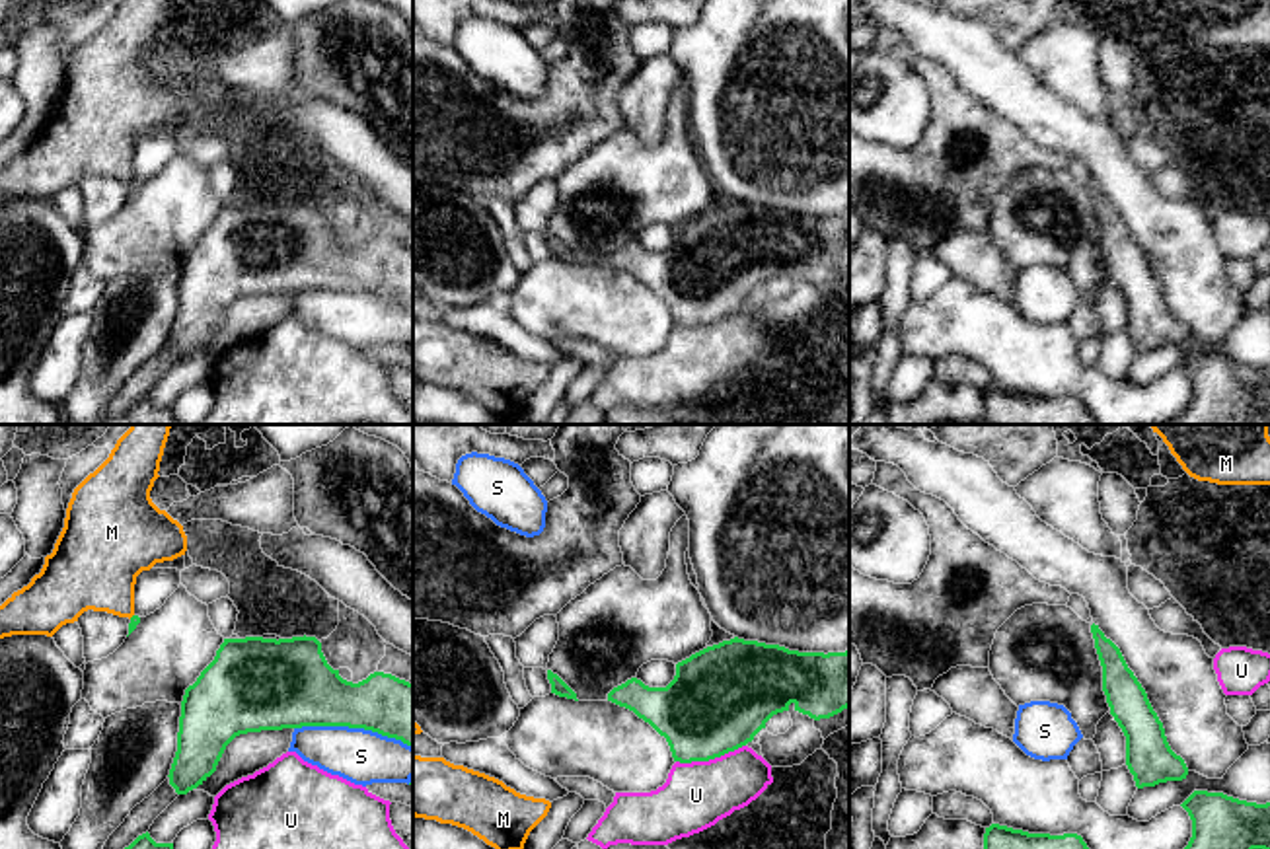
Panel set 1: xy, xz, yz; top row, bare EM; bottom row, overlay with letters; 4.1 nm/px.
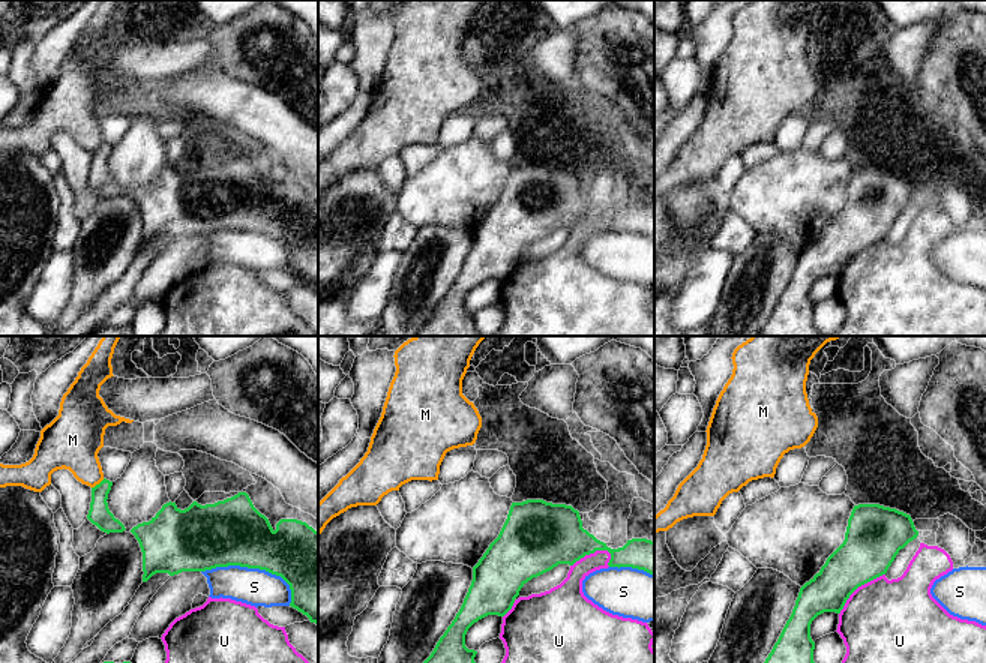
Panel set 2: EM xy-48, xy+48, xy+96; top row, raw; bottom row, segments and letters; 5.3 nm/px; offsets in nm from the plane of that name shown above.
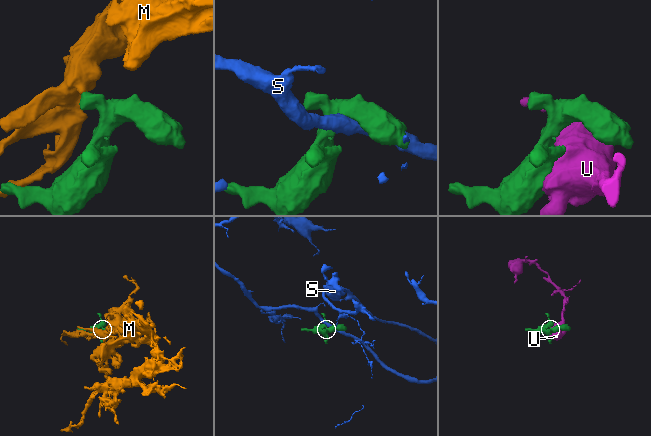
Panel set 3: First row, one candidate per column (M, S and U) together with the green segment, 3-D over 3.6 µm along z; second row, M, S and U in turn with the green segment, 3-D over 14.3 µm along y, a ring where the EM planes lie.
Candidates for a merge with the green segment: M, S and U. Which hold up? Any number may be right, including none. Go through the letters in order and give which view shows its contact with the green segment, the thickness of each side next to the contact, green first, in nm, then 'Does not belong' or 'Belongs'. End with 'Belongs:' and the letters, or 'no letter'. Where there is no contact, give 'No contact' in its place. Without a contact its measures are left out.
M: No contact. Does not belong
S: Touches green in xy. Thickness 280 nm (green) against 220 nm. Does not belong
U: Touches green in xz. Thickness 420 nm (green) against 280 nm. Does not belong
Belongs: no letter

